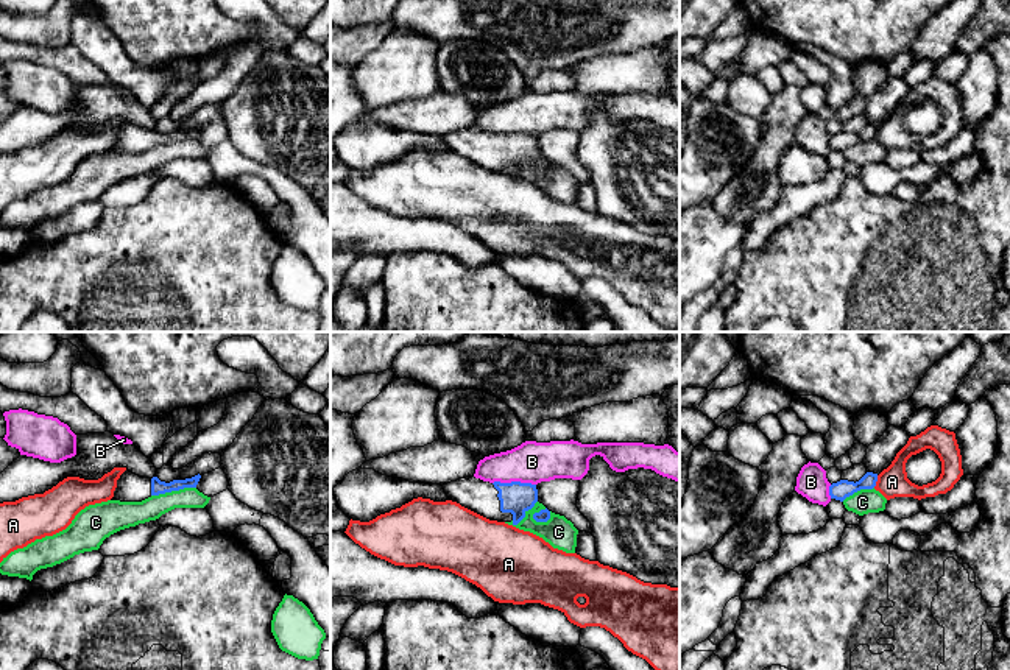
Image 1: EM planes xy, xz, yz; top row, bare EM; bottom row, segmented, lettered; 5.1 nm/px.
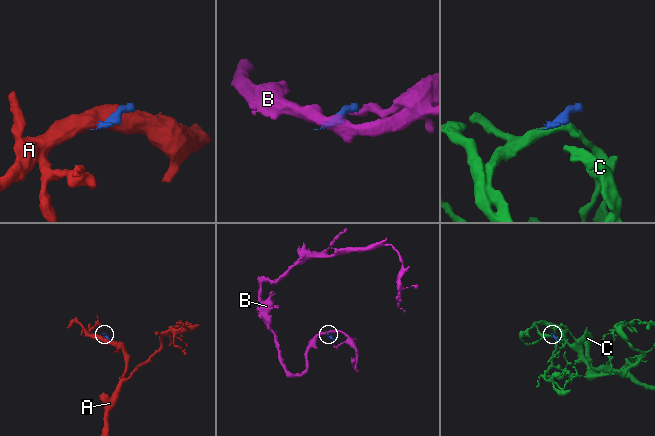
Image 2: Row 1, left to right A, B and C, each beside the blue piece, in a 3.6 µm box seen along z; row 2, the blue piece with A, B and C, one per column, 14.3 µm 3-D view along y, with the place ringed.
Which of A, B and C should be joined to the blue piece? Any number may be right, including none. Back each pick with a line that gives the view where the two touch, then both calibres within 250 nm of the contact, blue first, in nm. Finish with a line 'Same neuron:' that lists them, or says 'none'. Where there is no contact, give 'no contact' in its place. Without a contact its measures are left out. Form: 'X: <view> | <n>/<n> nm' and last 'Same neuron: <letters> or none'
Same neuron: none

